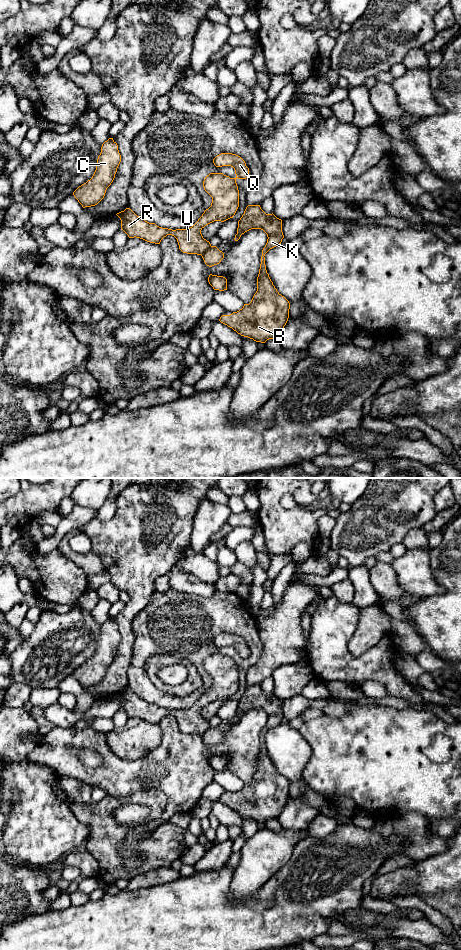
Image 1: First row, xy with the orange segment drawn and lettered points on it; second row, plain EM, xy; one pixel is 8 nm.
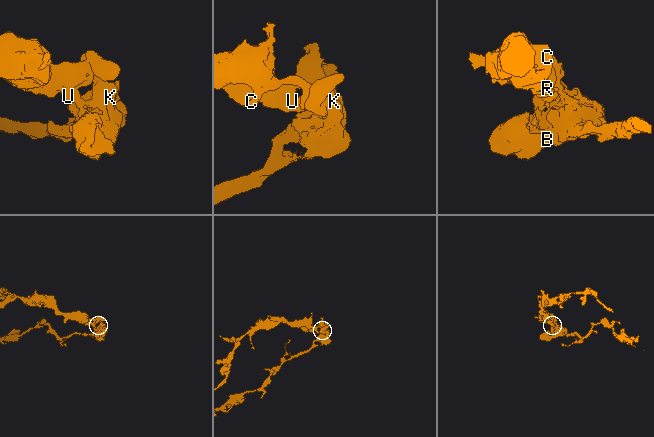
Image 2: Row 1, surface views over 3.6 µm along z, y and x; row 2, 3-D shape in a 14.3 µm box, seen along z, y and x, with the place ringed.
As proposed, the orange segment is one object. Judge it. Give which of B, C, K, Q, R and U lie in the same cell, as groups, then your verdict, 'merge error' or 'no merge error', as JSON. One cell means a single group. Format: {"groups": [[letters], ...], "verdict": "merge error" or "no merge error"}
{"groups": [["B", "K", "Q"], ["C", "R", "U"]], "verdict": "merge error"}

